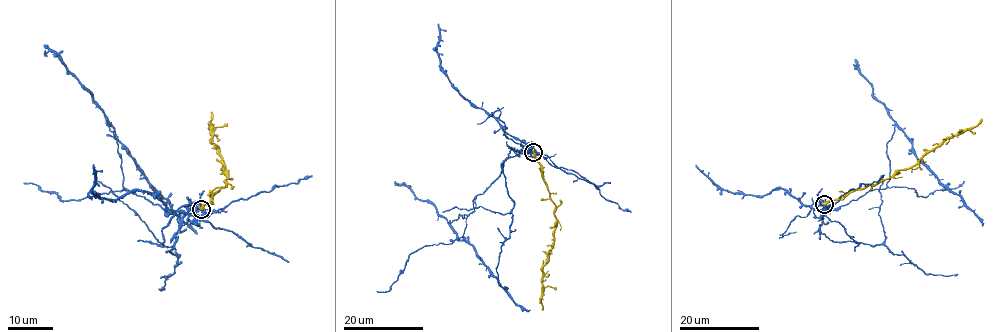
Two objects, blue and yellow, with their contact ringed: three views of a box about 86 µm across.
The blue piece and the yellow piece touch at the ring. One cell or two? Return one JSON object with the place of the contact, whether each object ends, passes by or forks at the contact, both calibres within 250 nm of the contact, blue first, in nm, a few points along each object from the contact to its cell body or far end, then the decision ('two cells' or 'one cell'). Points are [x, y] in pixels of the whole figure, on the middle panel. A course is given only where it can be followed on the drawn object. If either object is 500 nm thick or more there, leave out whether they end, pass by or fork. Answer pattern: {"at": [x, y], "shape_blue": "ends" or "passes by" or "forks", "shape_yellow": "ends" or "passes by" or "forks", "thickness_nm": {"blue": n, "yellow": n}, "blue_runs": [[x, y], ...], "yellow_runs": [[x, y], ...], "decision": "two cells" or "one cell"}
{"at": [533, 152], "thickness_nm": {"blue": 240, "yellow": 550}, "blue_runs": [[533, 152], [508, 157], [500, 175], [473, 200], [474, 210], [450, 224], [506, 293], [530, 310]], "yellow_runs": [[533, 152], [555, 206], [556, 220], [554, 243], [542, 271], [542, 310]], "decision": "two cells"}

